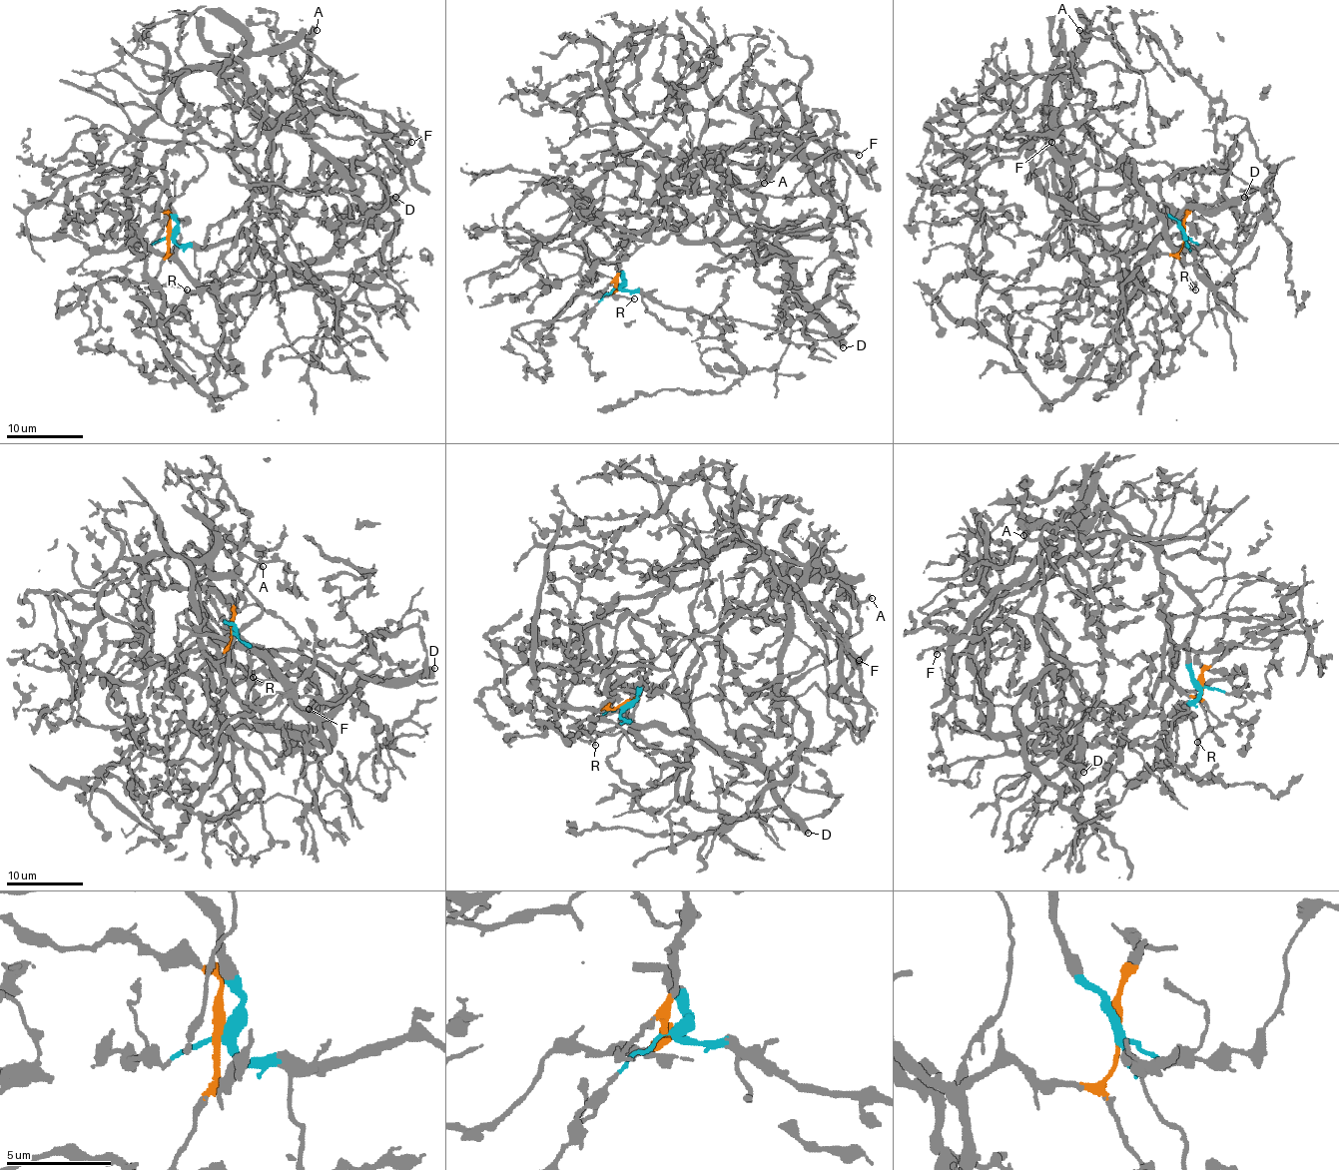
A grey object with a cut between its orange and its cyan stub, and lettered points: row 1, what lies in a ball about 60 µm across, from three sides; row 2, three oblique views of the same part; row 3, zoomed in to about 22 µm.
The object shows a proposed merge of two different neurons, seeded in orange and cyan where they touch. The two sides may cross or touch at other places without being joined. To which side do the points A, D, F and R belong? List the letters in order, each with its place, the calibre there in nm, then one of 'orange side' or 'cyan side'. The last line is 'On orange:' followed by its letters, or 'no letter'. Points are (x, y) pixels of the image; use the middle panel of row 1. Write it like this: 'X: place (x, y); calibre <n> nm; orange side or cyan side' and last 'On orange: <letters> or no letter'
A: place (764, 183); calibre 280 nm; cyan side
D: place (843, 347); calibre 550 nm; orange side
F: place (859, 155); calibre 360 nm; cyan side
R: place (634, 298); calibre 150 nm; orange side
On orange: D, R

